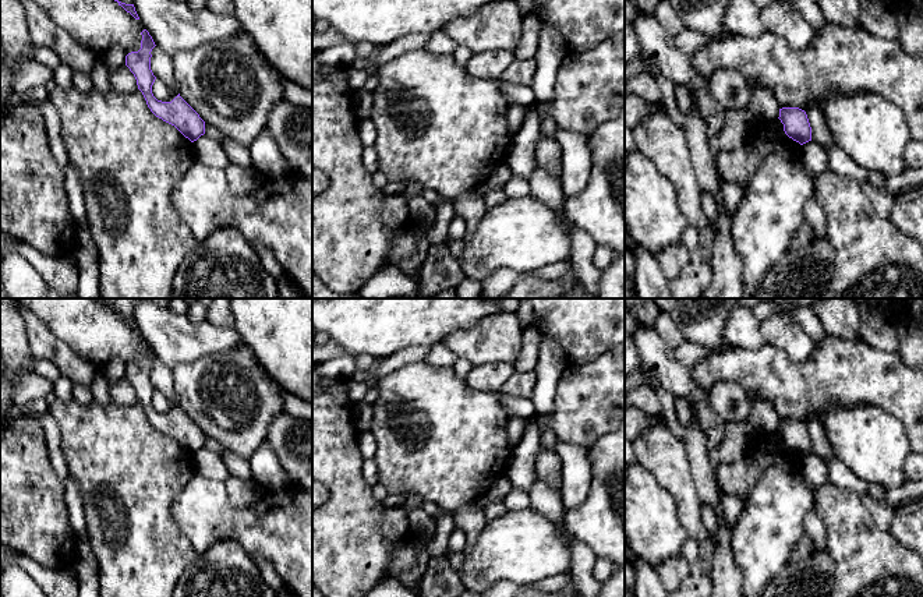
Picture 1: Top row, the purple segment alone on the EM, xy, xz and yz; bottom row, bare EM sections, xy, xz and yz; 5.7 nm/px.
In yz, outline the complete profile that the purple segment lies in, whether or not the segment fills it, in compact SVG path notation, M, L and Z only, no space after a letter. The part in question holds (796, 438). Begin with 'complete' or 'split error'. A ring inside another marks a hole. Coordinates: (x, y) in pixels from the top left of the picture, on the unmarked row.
complete | M799 420L779 421L781 435L785 446L800 458L811 453L811 439L804 423Z

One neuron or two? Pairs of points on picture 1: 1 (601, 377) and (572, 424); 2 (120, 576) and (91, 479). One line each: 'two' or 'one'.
1: one
2: one

